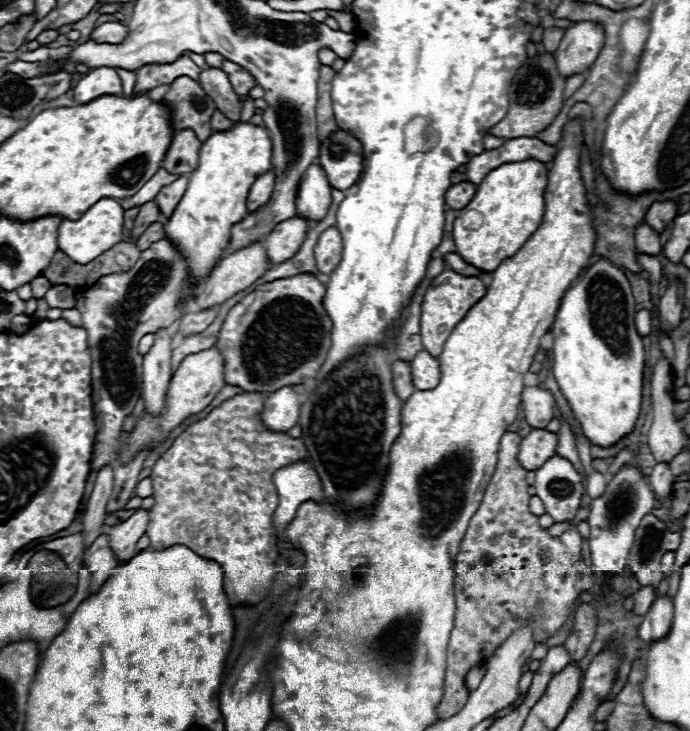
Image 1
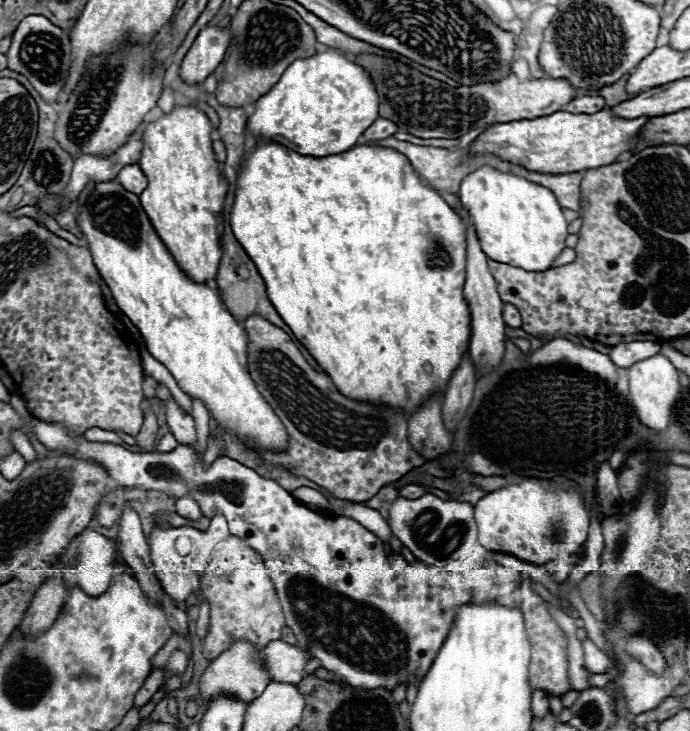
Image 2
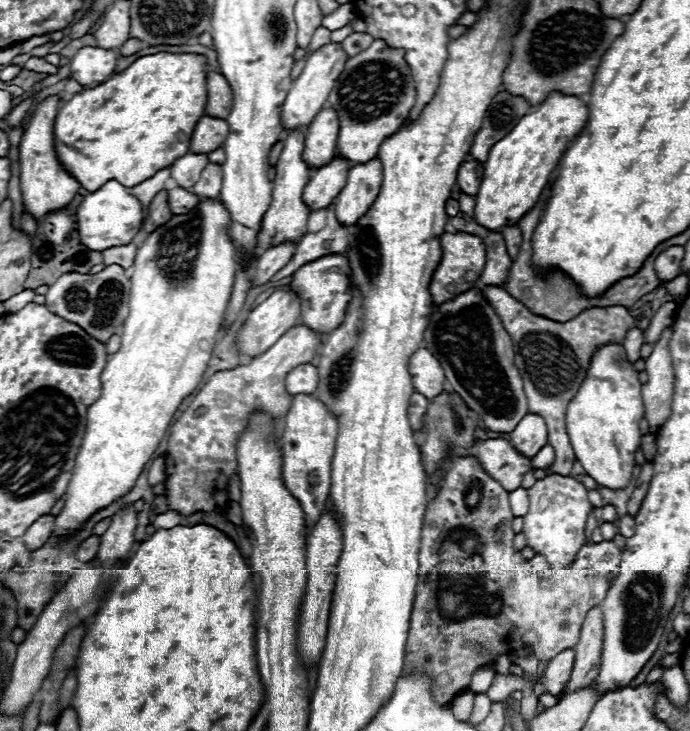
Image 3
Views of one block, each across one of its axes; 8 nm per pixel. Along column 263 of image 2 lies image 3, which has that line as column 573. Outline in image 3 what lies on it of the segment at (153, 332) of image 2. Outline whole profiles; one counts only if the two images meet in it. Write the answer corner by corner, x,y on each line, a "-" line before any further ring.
604,344
594,350
590,358
590,366
584,382
580,384
576,396
570,400
566,408
566,430
570,436
570,444
574,448
576,460
584,466
586,474
592,476
600,486
606,488
624,488
634,470
634,454
640,446
640,420
644,418
644,402
642,402
642,382
640,372
632,362
628,362
626,350
622,344

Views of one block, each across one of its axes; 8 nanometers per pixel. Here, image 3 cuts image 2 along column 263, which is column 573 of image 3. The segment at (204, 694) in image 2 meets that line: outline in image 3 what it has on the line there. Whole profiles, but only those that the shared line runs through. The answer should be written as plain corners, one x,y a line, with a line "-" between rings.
596,606
594,610
588,612
582,624
578,644
574,646
576,658
574,658
572,674
560,696
586,688
594,682
594,678
598,676
598,666
600,666
600,656
602,656
602,636
604,636
602,610
600,606

